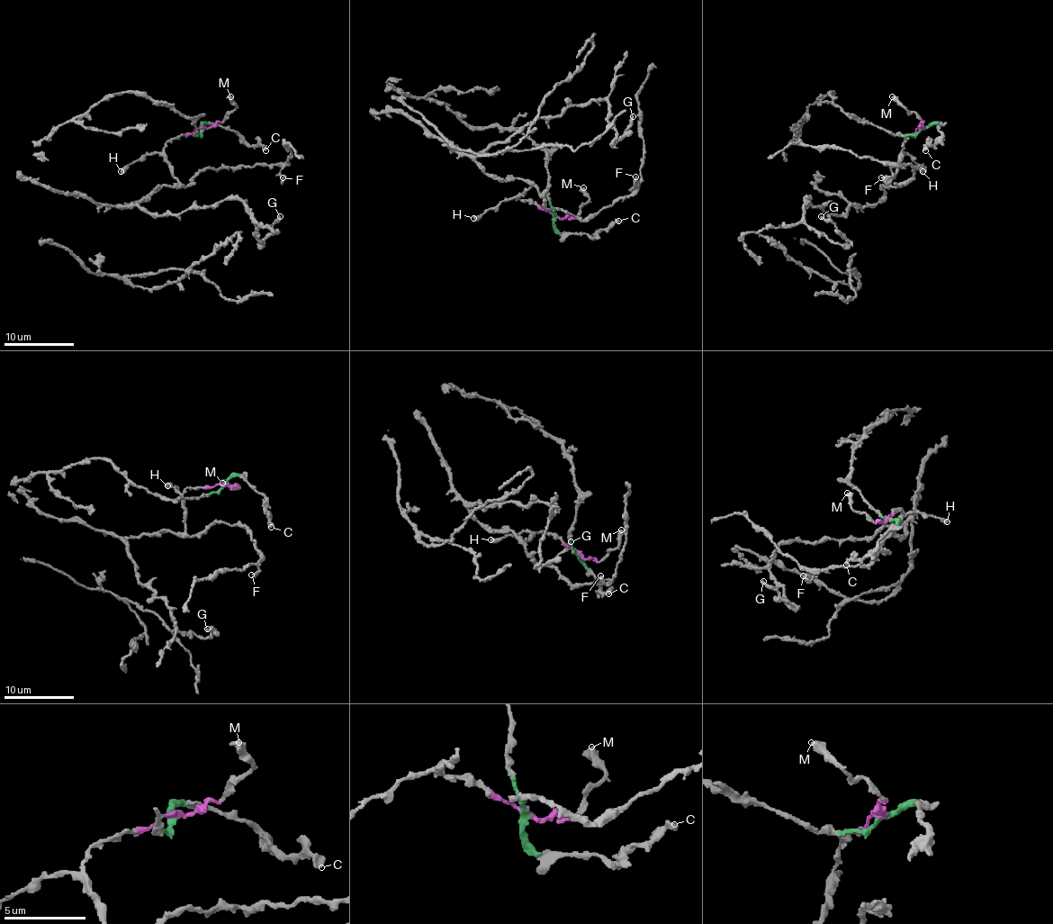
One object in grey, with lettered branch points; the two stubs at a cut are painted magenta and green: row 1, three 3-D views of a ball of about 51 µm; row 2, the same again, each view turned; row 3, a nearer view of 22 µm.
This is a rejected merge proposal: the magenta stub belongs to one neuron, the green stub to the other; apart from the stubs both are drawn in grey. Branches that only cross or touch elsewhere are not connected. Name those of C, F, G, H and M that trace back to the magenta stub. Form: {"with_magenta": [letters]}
{"with_magenta": ["F", "G", "H", "M"]}

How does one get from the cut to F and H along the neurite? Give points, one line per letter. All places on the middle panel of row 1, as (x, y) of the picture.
F: (555, 216), (517, 197), (535, 185), (548, 208), (592, 218), (633, 190), (634, 176)
H: (555, 216), (515, 197), (501, 201), (472, 218)

